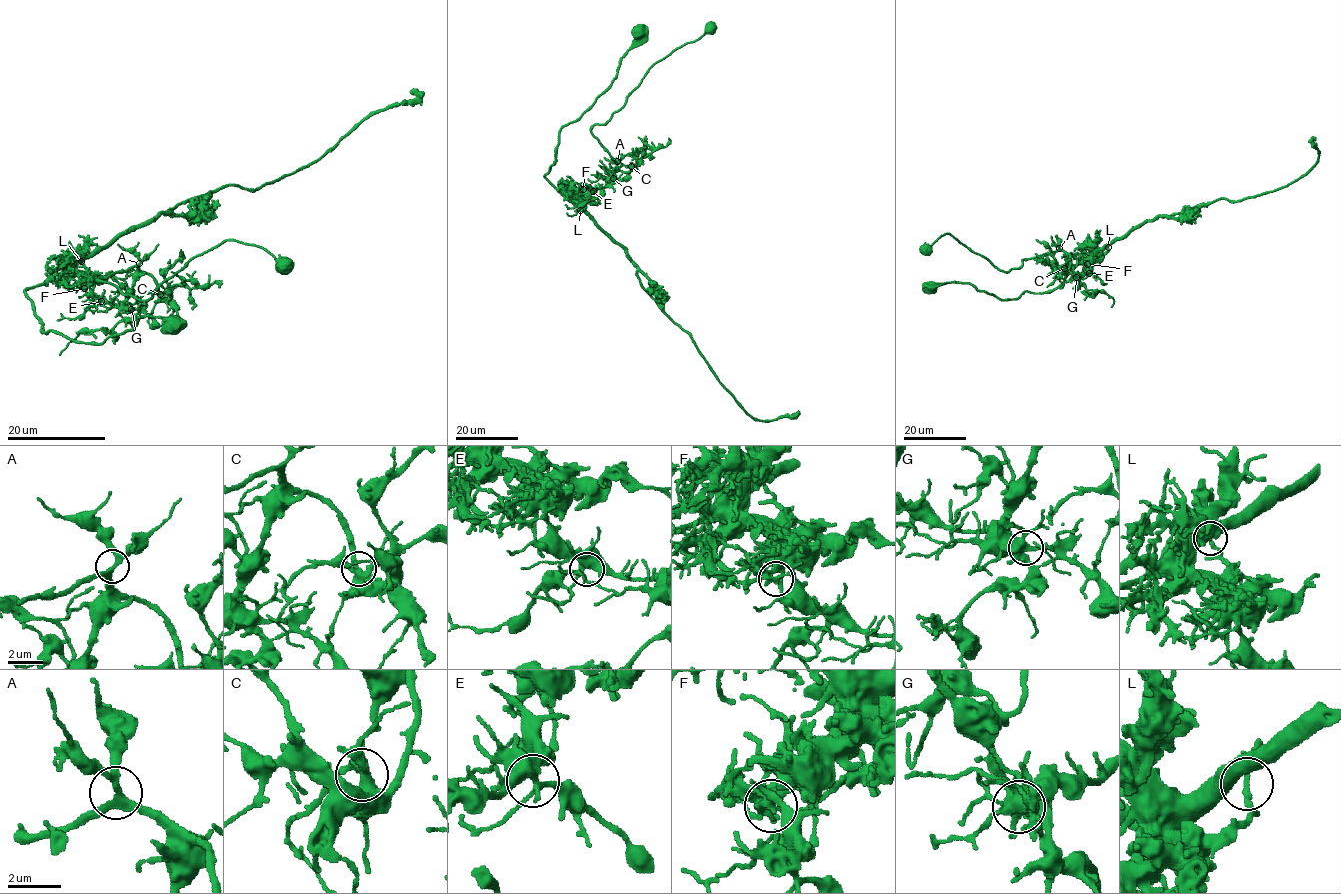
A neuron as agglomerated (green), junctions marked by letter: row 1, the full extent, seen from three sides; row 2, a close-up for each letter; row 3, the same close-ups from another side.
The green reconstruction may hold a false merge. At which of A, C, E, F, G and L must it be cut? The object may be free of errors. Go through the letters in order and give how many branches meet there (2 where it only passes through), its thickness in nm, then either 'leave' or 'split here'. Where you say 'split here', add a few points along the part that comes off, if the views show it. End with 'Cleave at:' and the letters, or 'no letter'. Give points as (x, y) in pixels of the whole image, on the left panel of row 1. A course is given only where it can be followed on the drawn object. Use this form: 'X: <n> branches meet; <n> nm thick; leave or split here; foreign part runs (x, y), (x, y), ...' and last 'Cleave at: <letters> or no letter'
A: 4 branches meet; 300 nm thick; leave
C: 3 branches meet; 400 nm thick; leave
E: 5 branches meet; 480 nm thick; leave
F: 5 branches meet; 240 nm thick; split here; foreign part runs (85, 288), (124, 305), (133, 266), (97, 279), (147, 300), (226, 240), (260, 246), (291, 268)
G: 6 branches meet; 440 nm thick; leave
L: 3 branches meet; 220 nm thick; leave
Cleave at: F

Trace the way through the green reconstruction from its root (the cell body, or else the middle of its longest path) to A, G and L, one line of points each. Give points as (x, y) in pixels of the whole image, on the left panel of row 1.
A: (172, 325), (145, 316), (78, 343), (44, 332), (24, 292), (58, 274), (124, 305), (139, 263)
G: (172, 325), (145, 316), (78, 343), (44, 332), (24, 292), (58, 274), (131, 309)
L: (172, 325), (162, 317), (140, 317), (131, 330), (102, 343), (78, 343), (44, 332), (24, 292), (81, 261)

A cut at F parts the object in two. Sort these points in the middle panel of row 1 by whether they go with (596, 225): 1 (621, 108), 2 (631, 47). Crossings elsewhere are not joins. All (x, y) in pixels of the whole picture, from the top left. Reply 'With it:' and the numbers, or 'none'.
With it: 2

